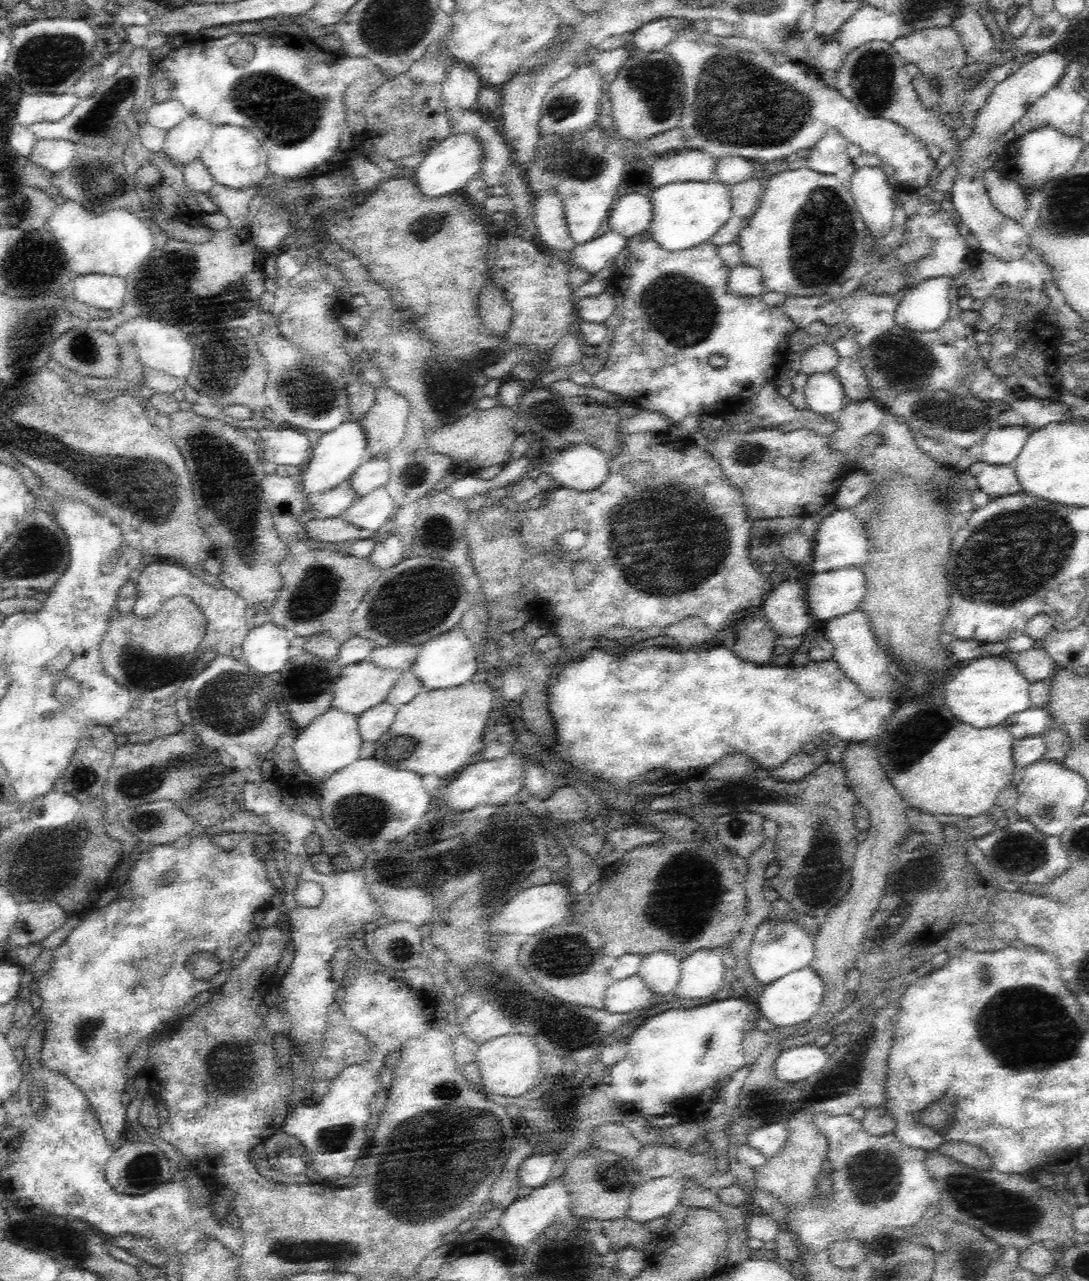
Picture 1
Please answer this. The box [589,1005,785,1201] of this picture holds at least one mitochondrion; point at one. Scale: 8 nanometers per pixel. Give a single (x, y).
(609, 1176)

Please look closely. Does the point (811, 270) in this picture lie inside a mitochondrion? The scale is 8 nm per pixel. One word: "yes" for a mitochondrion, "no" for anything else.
yes

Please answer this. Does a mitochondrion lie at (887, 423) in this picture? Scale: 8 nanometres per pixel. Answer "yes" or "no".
no

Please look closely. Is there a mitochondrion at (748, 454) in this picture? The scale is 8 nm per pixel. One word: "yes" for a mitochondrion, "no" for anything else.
yes

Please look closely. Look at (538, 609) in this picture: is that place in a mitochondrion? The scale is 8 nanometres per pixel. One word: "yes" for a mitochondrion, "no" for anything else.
no

